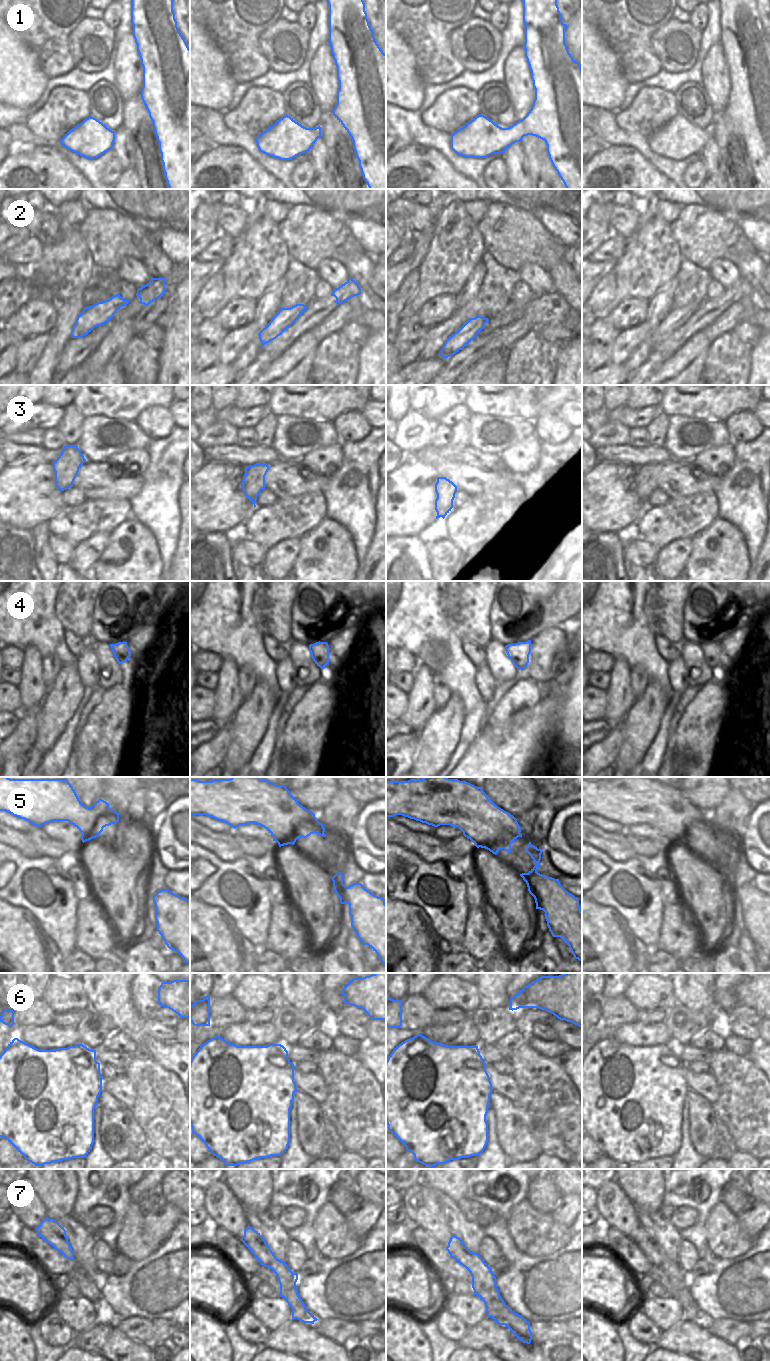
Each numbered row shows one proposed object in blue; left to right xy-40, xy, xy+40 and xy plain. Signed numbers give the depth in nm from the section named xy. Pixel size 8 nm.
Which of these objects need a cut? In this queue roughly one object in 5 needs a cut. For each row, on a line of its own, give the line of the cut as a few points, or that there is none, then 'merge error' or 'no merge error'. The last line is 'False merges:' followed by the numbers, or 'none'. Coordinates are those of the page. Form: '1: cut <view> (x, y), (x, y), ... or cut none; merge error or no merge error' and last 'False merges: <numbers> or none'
1: cut none; no merge error
2: cut none; no merge error
3: cut none; no merge error
4: cut none; no merge error
5: cut none; no merge error
6: cut none; no merge error
7: cut none; no merge error
False merges: none

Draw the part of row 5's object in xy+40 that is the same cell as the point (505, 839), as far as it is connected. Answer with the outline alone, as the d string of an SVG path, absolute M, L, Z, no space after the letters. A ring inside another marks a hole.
M423 777L408 781L386 781L386 817L402 815L434 827L450 825L458 827L465 837L470 839L477 848L485 848L497 855L500 849L511 852L511 844L522 837L517 819L498 807L483 791L466 781L448 779L447 777Z

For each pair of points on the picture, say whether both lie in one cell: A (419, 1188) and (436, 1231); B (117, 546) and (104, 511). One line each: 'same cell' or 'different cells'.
A: same cell
B: different cells

